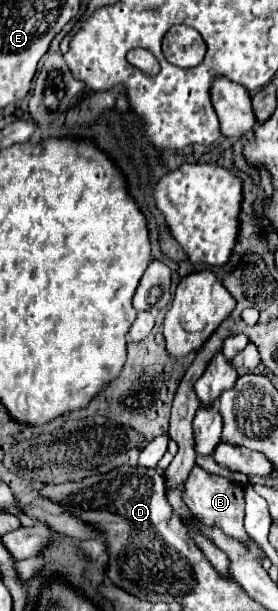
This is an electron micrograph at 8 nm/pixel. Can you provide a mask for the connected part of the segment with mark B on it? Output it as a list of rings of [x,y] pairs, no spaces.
[[[194,465],[188,479],[182,485],[182,499],[186,507],[206,525],[220,527],[226,535],[240,541],[248,537],[244,531],[244,487],[240,487],[238,483],[232,483],[230,479],[220,477],[220,475],[212,475],[204,471],[202,467]]]

